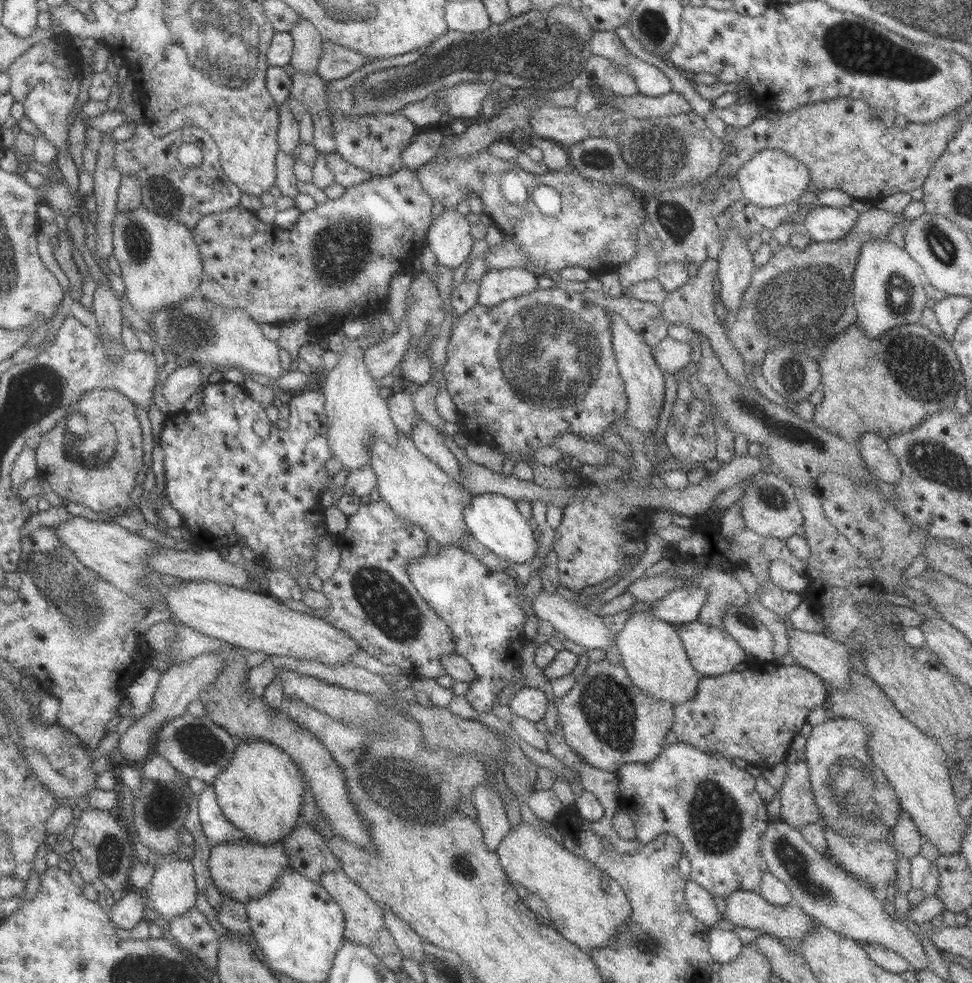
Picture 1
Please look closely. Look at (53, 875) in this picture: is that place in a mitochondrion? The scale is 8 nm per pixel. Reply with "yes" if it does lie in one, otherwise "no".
no

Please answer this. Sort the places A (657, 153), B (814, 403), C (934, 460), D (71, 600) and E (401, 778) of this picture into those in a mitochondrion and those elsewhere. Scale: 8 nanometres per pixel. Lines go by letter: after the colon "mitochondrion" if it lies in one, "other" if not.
A: mitochondrion
B: other
C: mitochondrion
D: mitochondrion
E: mitochondrion

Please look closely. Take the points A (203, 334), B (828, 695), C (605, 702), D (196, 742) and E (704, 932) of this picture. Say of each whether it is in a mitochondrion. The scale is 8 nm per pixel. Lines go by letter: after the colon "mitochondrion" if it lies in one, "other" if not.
A: mitochondrion
B: other
C: mitochondrion
D: mitochondrion
E: other

